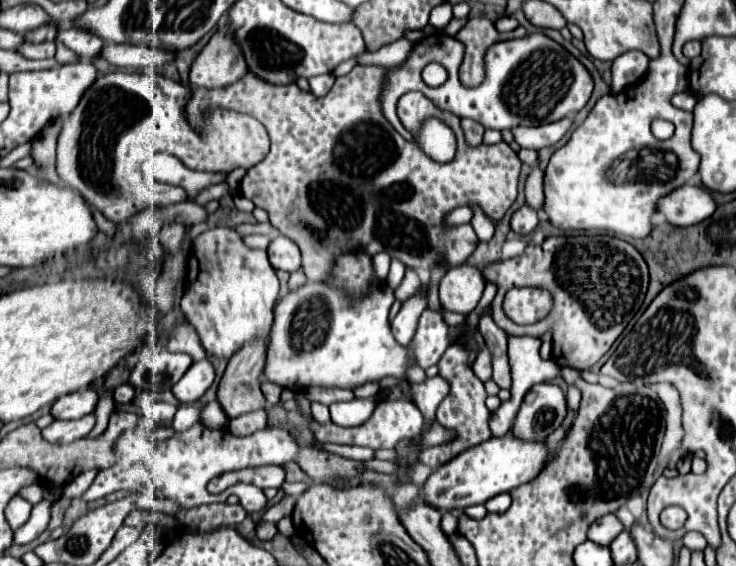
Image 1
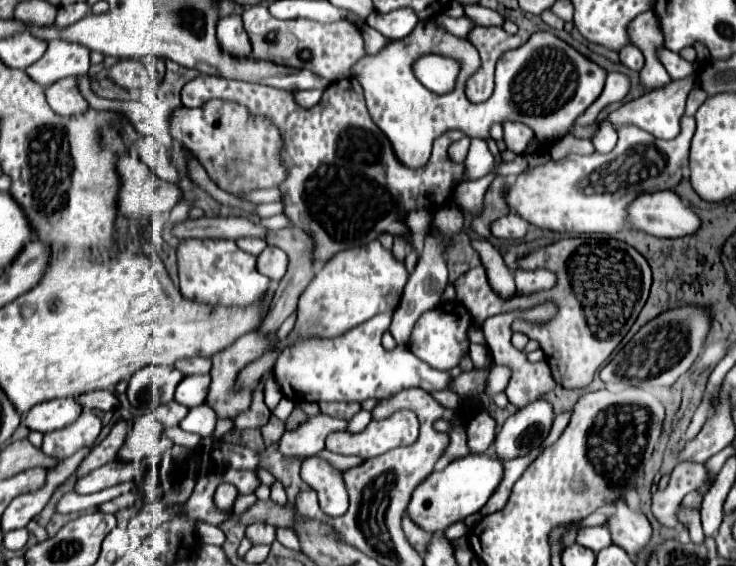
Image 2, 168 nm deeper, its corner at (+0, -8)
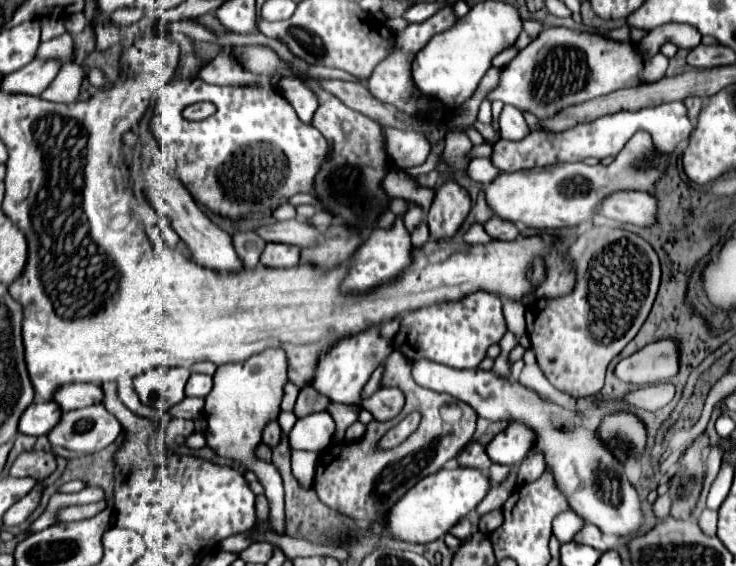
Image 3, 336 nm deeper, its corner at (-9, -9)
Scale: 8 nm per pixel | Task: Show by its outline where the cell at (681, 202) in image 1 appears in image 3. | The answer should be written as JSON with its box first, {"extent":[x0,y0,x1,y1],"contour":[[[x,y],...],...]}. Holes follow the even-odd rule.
{"extent":[599,190,657,226],"contour":[[[619,190],[599,204],[599,214],[621,224],[629,222],[637,226],[651,226],[655,224],[657,200],[649,192]]]}

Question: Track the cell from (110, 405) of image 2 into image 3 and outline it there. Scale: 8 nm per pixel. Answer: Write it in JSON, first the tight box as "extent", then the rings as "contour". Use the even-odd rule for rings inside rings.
{"extent":[53,384,103,412],"contour":[[[67,384],[67,388],[59,388],[59,392],[53,396],[53,402],[57,402],[63,412],[97,404],[101,400],[103,390],[97,384]]]}

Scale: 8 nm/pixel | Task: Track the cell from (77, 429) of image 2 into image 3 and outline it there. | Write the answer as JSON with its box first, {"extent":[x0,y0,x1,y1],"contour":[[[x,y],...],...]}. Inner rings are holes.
{"extent":[47,404,121,454],"contour":[[[103,404],[63,412],[59,424],[47,434],[51,446],[93,454],[107,448],[121,432],[121,424]]]}

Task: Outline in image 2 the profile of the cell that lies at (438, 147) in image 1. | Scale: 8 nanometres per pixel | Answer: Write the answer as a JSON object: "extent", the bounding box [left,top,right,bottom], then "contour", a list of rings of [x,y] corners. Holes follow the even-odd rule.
{"extent":[352,21,606,167],"contour":[[[420,21],[406,39],[390,41],[378,55],[362,57],[352,67],[352,75],[364,89],[370,117],[392,141],[396,157],[406,167],[426,165],[430,159],[432,141],[450,129],[458,129],[468,137],[488,139],[494,123],[518,121],[528,125],[540,143],[550,145],[552,141],[564,137],[574,125],[574,119],[582,115],[582,111],[586,111],[594,99],[598,99],[606,79],[604,69],[582,57],[576,49],[548,31],[534,33],[524,45],[510,49],[504,53],[504,57],[500,57],[496,65],[494,93],[484,103],[470,103],[464,95],[464,83],[476,69],[478,53],[470,41],[436,29],[432,21]],[[432,53],[454,57],[454,61],[460,63],[456,87],[446,95],[436,95],[424,89],[414,75],[414,61]]]}

